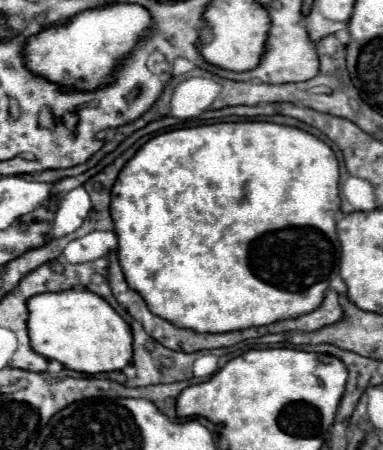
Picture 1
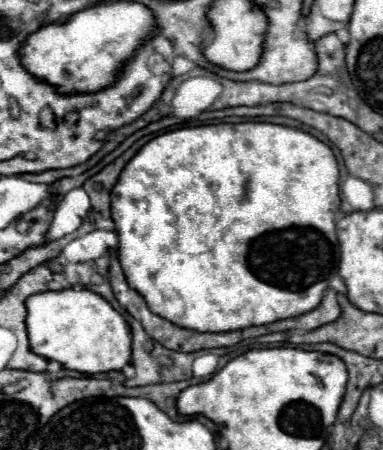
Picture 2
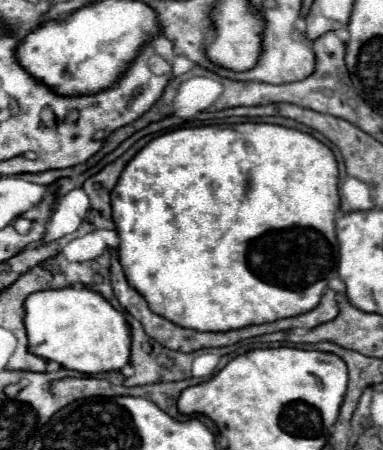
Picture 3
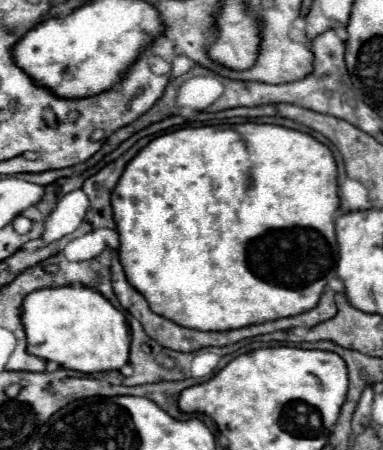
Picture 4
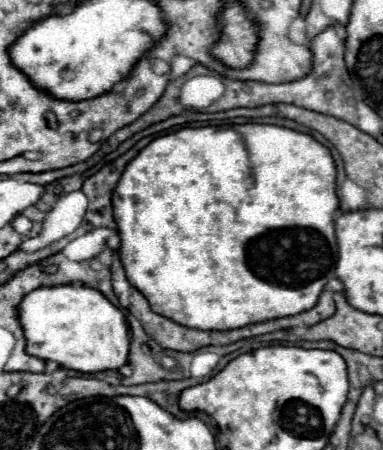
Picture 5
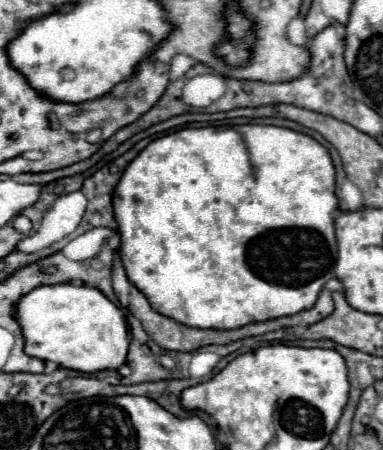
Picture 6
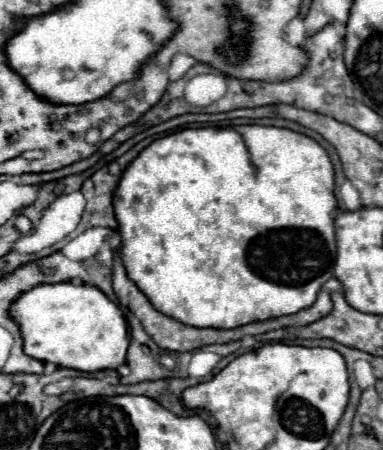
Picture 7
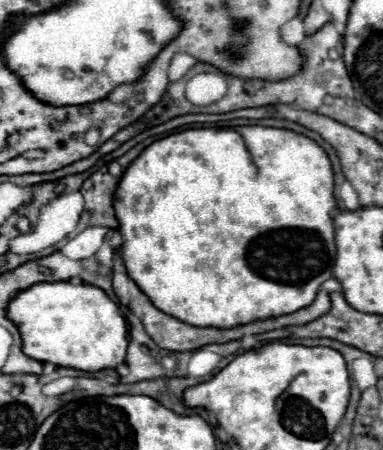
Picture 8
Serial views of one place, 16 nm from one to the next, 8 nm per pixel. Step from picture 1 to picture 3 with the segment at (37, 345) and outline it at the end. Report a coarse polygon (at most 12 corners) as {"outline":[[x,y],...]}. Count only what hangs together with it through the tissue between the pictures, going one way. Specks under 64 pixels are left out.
{"outline":[[90,288],[24,302],[32,354],[98,374],[130,362],[124,316]]}

